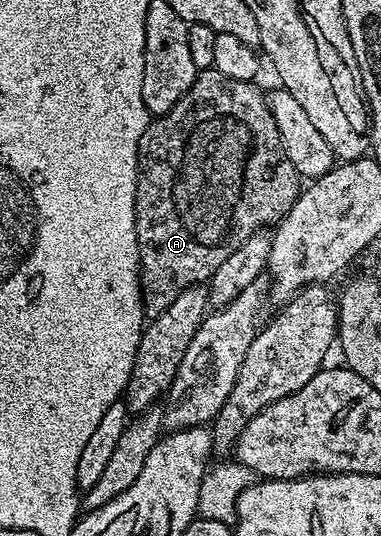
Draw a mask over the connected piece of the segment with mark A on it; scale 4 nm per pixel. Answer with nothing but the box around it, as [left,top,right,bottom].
[136,69,302,316]

